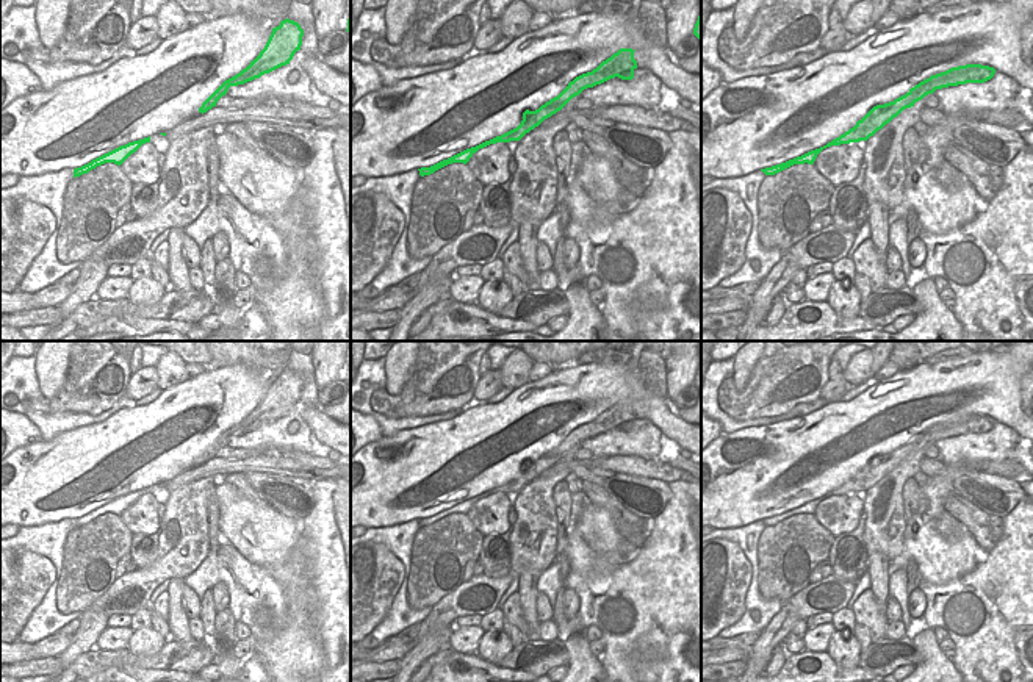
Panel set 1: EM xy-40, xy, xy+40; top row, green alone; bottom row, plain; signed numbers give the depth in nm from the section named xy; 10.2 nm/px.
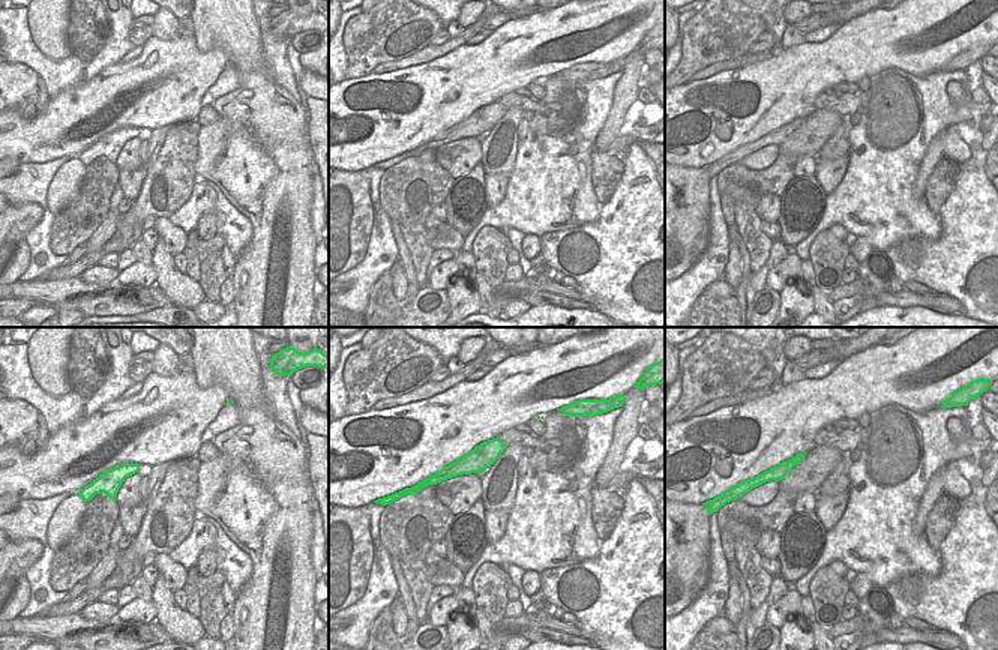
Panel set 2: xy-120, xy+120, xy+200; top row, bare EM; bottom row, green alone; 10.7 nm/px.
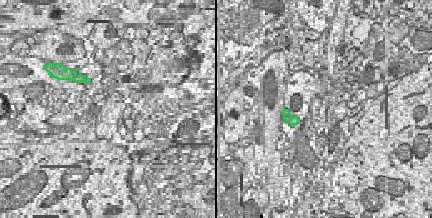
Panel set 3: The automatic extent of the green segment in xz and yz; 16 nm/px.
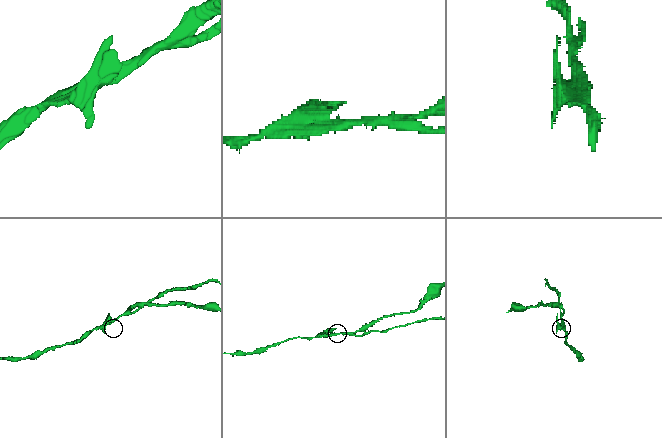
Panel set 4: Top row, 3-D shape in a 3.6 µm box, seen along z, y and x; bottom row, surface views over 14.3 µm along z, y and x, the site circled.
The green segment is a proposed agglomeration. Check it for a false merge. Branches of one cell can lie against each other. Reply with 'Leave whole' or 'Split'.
Split.

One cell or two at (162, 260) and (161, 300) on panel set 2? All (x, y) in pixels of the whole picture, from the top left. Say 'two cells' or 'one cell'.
two cells

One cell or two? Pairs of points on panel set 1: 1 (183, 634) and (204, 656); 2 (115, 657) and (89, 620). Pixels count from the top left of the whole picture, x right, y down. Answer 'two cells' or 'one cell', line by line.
1: two cells
2: two cells

